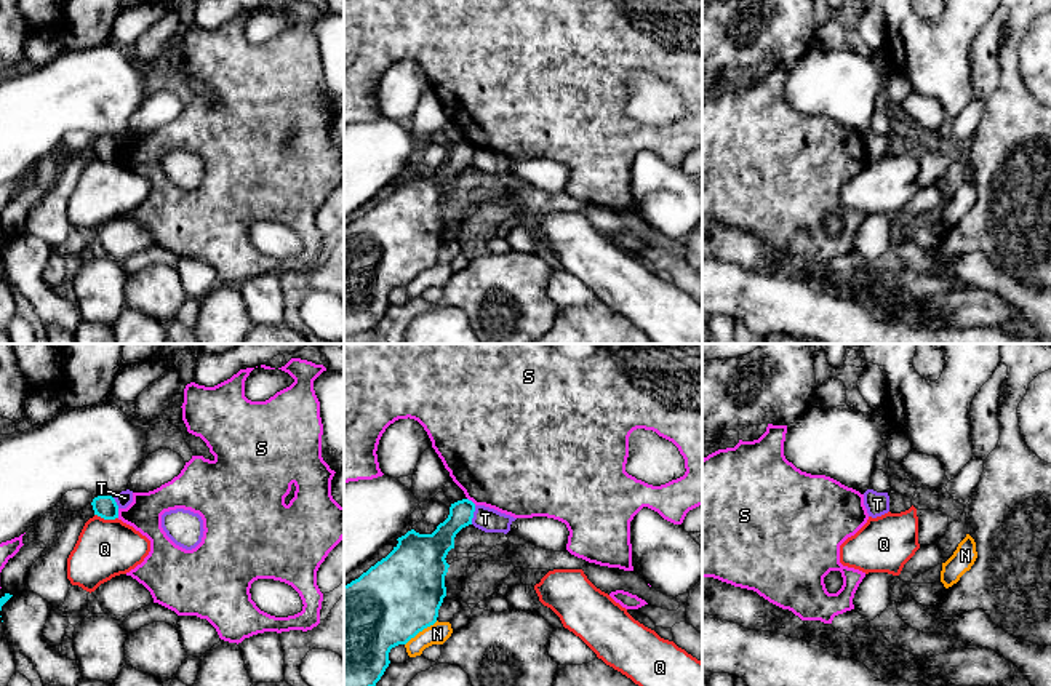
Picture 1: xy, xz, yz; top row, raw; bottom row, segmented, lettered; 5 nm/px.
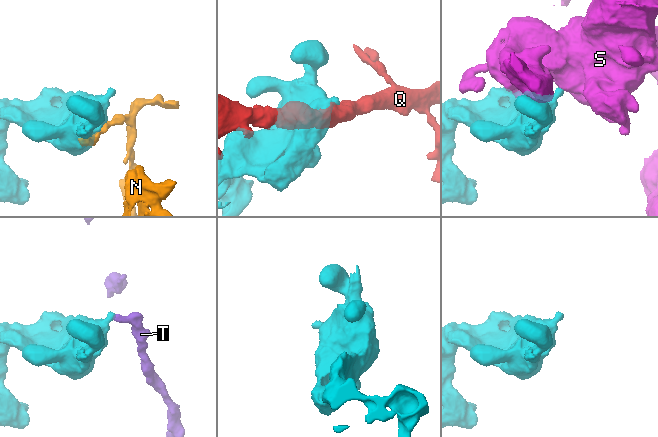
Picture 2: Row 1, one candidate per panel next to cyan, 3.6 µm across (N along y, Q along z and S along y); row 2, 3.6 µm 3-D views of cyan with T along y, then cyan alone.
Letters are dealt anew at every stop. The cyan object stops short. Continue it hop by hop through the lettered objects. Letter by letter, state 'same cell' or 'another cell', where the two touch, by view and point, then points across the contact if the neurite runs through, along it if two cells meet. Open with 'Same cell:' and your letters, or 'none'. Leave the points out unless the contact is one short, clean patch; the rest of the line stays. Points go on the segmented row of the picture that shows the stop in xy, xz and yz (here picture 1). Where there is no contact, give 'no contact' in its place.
Same cell: none
N: another cell; meets cyan in xz at (421, 630)
Q: another cell; meets cyan in xy at (106, 518); border along xy (95, 514), (104, 518), (117, 518)
S: another cell; meets cyan in xy at (117, 514)
T: another cell; meets cyan in xz at (472, 515); border along xz (475, 506), (471, 523)

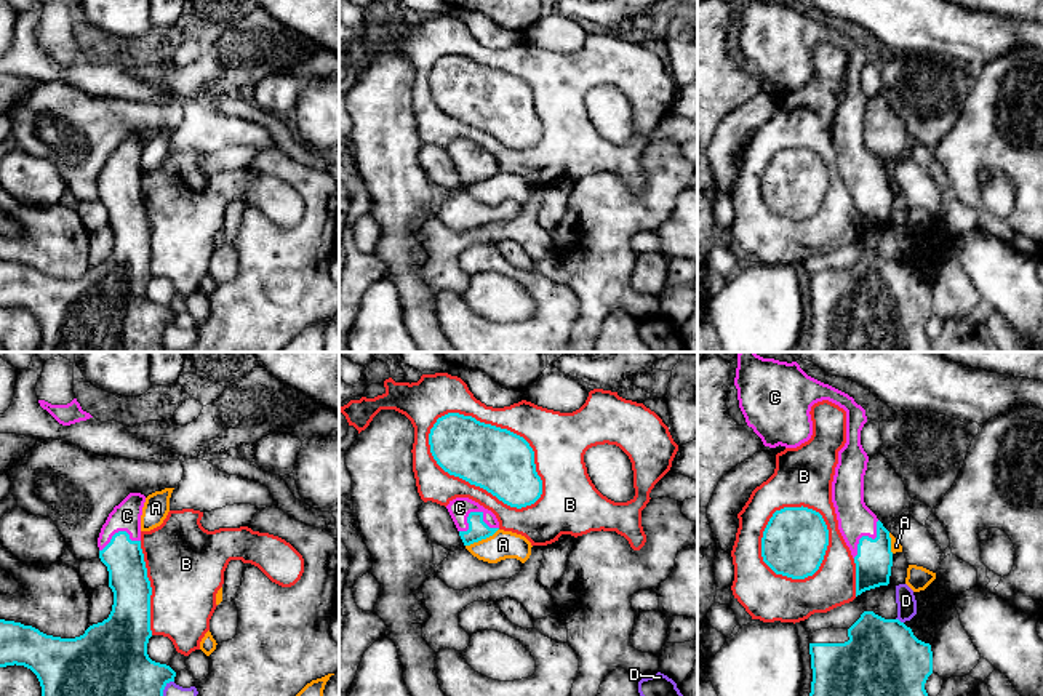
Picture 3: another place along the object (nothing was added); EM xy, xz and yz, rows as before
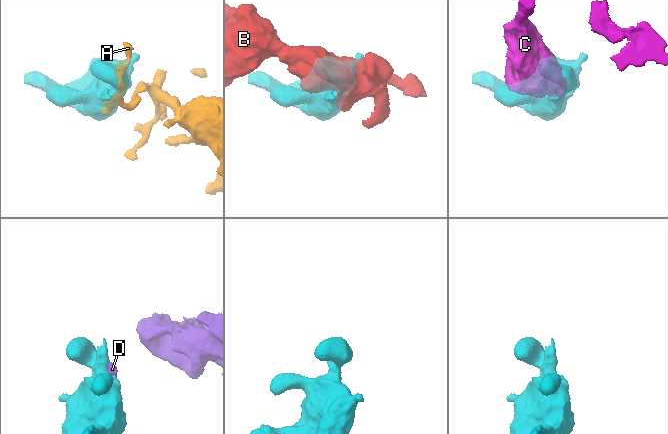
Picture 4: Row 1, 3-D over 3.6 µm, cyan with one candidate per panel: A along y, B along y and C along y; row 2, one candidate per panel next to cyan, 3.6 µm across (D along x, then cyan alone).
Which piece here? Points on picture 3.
Same cell: C
A: another cell; meets cyan in xz at (482, 538); border along xz (498, 528), (491, 535), (466, 546)
B: another cell; meets cyan in xz at (472, 484)
C: same cell; meets cyan in xz at (474, 512); runs through xz (479, 530), (474, 525), (474, 512), (464, 512), (459, 508)
D: another cell; meets cyan in yz at (898, 620)

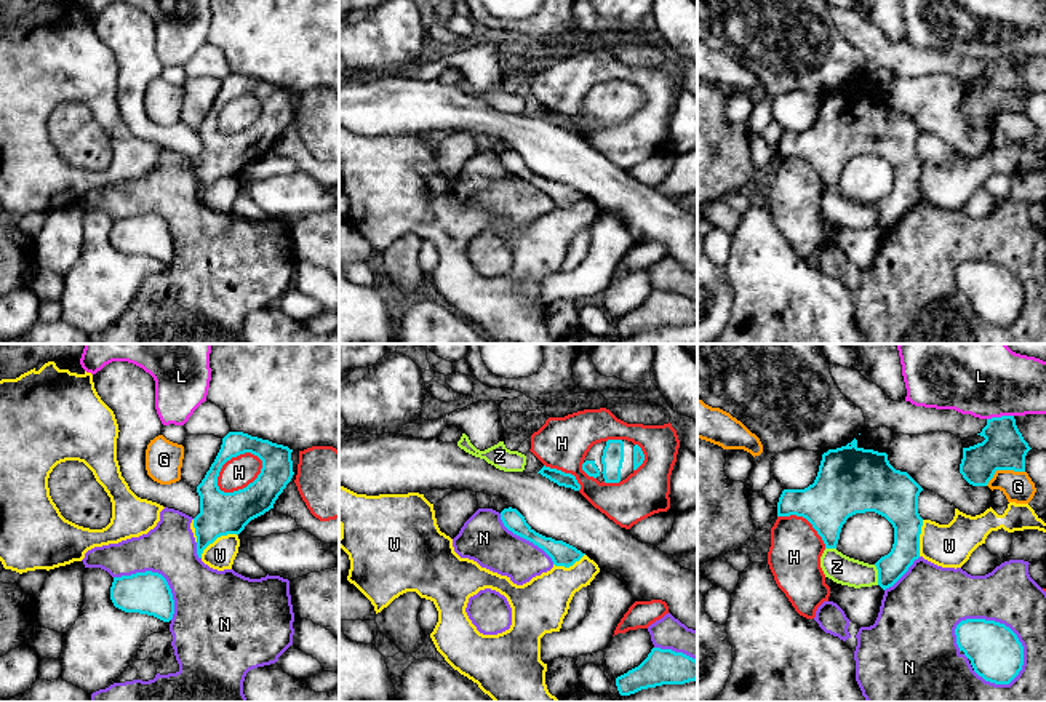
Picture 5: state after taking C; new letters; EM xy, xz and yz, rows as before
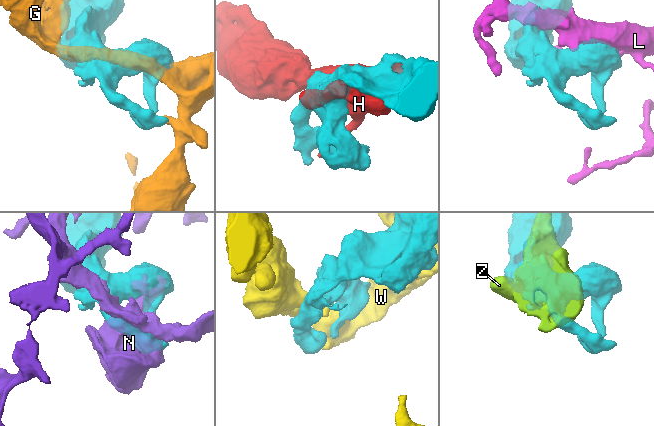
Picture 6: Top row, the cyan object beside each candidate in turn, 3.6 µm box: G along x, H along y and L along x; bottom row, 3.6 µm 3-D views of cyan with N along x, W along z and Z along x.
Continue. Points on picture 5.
Same cell: none
G: another cell; meets cyan in yz at (1003, 469)
H: another cell; meets cyan in xy at (247, 486)
L: another cell; meets cyan in yz at (1000, 418)
N: another cell; meets cyan in yz at (1003, 624)
W: another cell; meets cyan in xy at (216, 538)
Z: another cell; meets cyan in yz at (878, 574)

